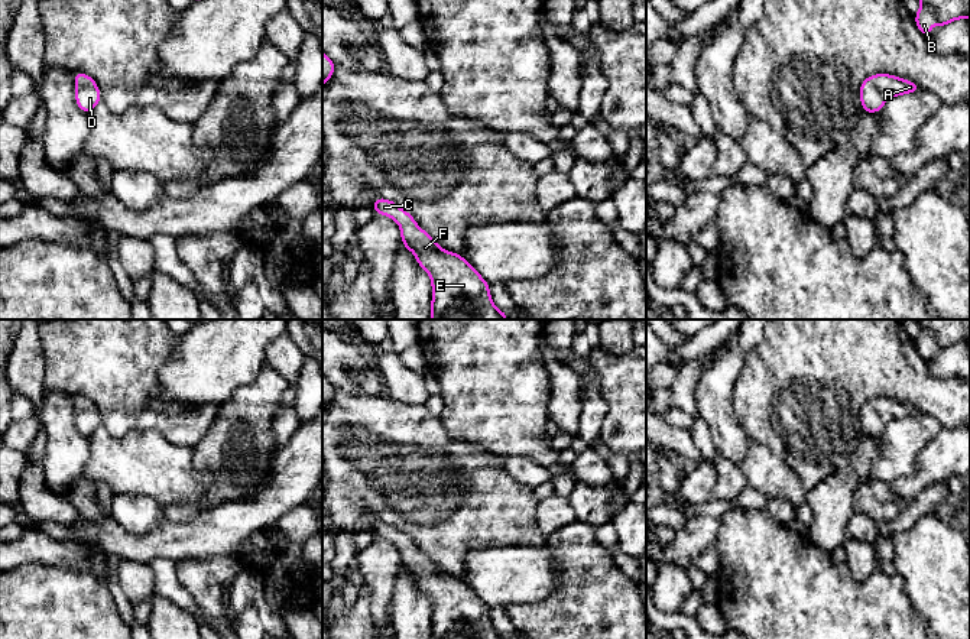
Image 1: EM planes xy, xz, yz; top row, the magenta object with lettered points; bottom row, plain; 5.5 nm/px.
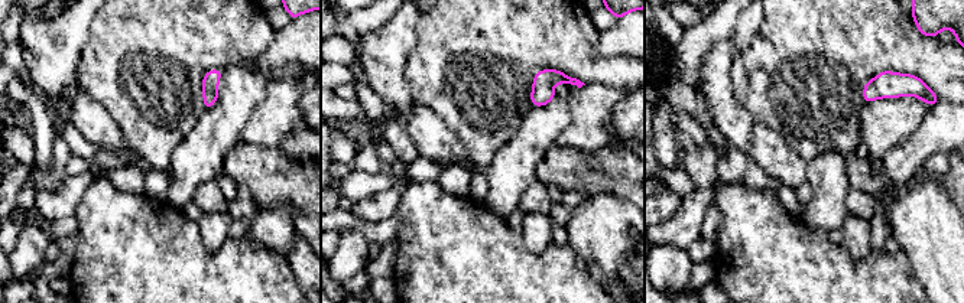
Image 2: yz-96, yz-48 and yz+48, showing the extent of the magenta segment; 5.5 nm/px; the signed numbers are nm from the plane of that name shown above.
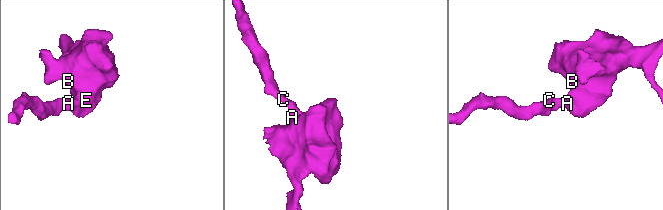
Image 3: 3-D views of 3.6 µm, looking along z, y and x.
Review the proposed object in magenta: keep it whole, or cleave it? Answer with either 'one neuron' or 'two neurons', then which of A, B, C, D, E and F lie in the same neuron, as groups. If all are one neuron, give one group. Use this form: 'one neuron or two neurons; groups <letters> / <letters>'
one neuron; groups A B C D E F

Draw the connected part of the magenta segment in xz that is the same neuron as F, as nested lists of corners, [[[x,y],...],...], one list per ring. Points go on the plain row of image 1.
[[[377,522],[377,538],[399,546],[403,570],[415,577],[418,588],[432,606],[431,639],[506,639],[490,622],[489,607],[461,581],[439,571],[432,561],[390,523]]]

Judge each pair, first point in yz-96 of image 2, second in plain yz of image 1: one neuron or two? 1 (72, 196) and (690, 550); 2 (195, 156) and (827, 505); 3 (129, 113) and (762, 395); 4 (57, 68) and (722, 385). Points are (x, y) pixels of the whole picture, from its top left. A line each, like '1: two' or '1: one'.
1: one
2: one
3: one
4: one

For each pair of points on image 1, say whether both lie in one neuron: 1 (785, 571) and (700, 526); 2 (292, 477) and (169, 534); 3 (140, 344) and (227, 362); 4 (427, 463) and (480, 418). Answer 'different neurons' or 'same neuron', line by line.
1: different neurons
2: same neuron
3: different neurons
4: different neurons

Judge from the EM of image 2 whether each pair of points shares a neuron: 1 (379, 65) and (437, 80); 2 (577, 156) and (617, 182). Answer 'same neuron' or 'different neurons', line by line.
1: different neurons
2: same neuron

